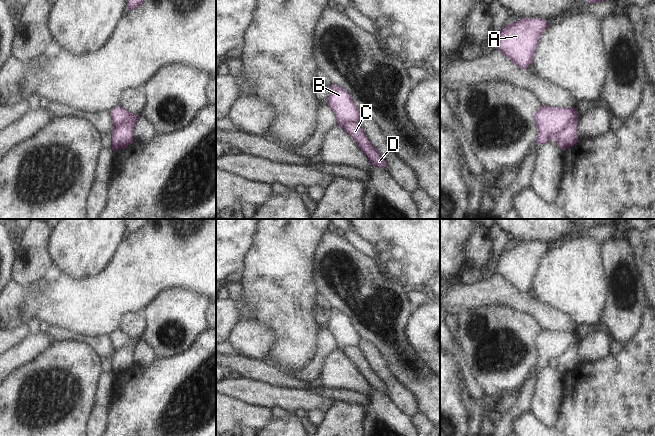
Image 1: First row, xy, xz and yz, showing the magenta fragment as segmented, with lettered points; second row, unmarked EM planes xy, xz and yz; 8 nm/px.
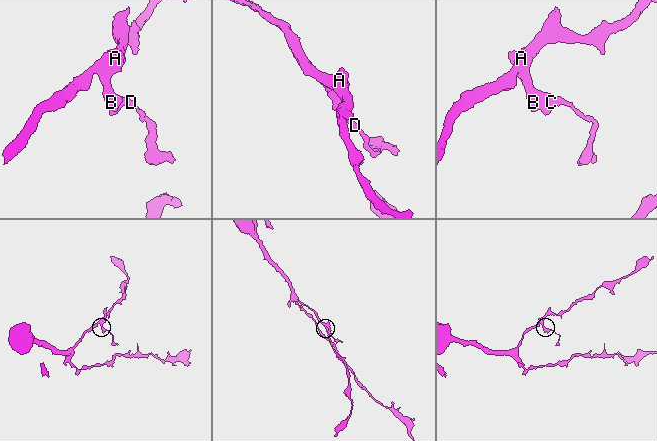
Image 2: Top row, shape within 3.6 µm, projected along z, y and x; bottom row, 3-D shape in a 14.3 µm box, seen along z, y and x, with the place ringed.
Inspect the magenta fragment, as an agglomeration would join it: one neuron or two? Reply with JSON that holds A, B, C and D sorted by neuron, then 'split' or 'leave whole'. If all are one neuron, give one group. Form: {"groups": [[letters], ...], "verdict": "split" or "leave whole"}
{"groups": [["A", "B"], ["C", "D"]], "verdict": "split"}

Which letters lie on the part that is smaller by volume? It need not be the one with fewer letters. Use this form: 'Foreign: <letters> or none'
Foreign: C, D

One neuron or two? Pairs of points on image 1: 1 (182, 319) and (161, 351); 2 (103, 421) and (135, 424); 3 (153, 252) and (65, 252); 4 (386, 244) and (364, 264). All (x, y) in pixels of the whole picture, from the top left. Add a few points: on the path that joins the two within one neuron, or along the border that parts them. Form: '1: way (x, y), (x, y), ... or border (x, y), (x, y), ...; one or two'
1: way (170, 320), (158, 327), (155, 332), (157, 339); one
2: border (110, 407), (108, 425); two
3: border (129, 234), (116, 255), (102, 271); two
4: border (376, 259), (392, 277); two

